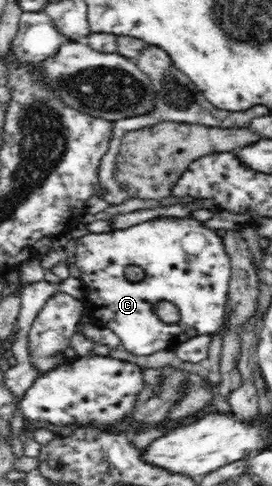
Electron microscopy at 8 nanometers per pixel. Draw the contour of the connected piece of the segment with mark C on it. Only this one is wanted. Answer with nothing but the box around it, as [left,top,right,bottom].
[75,217,231,355]

